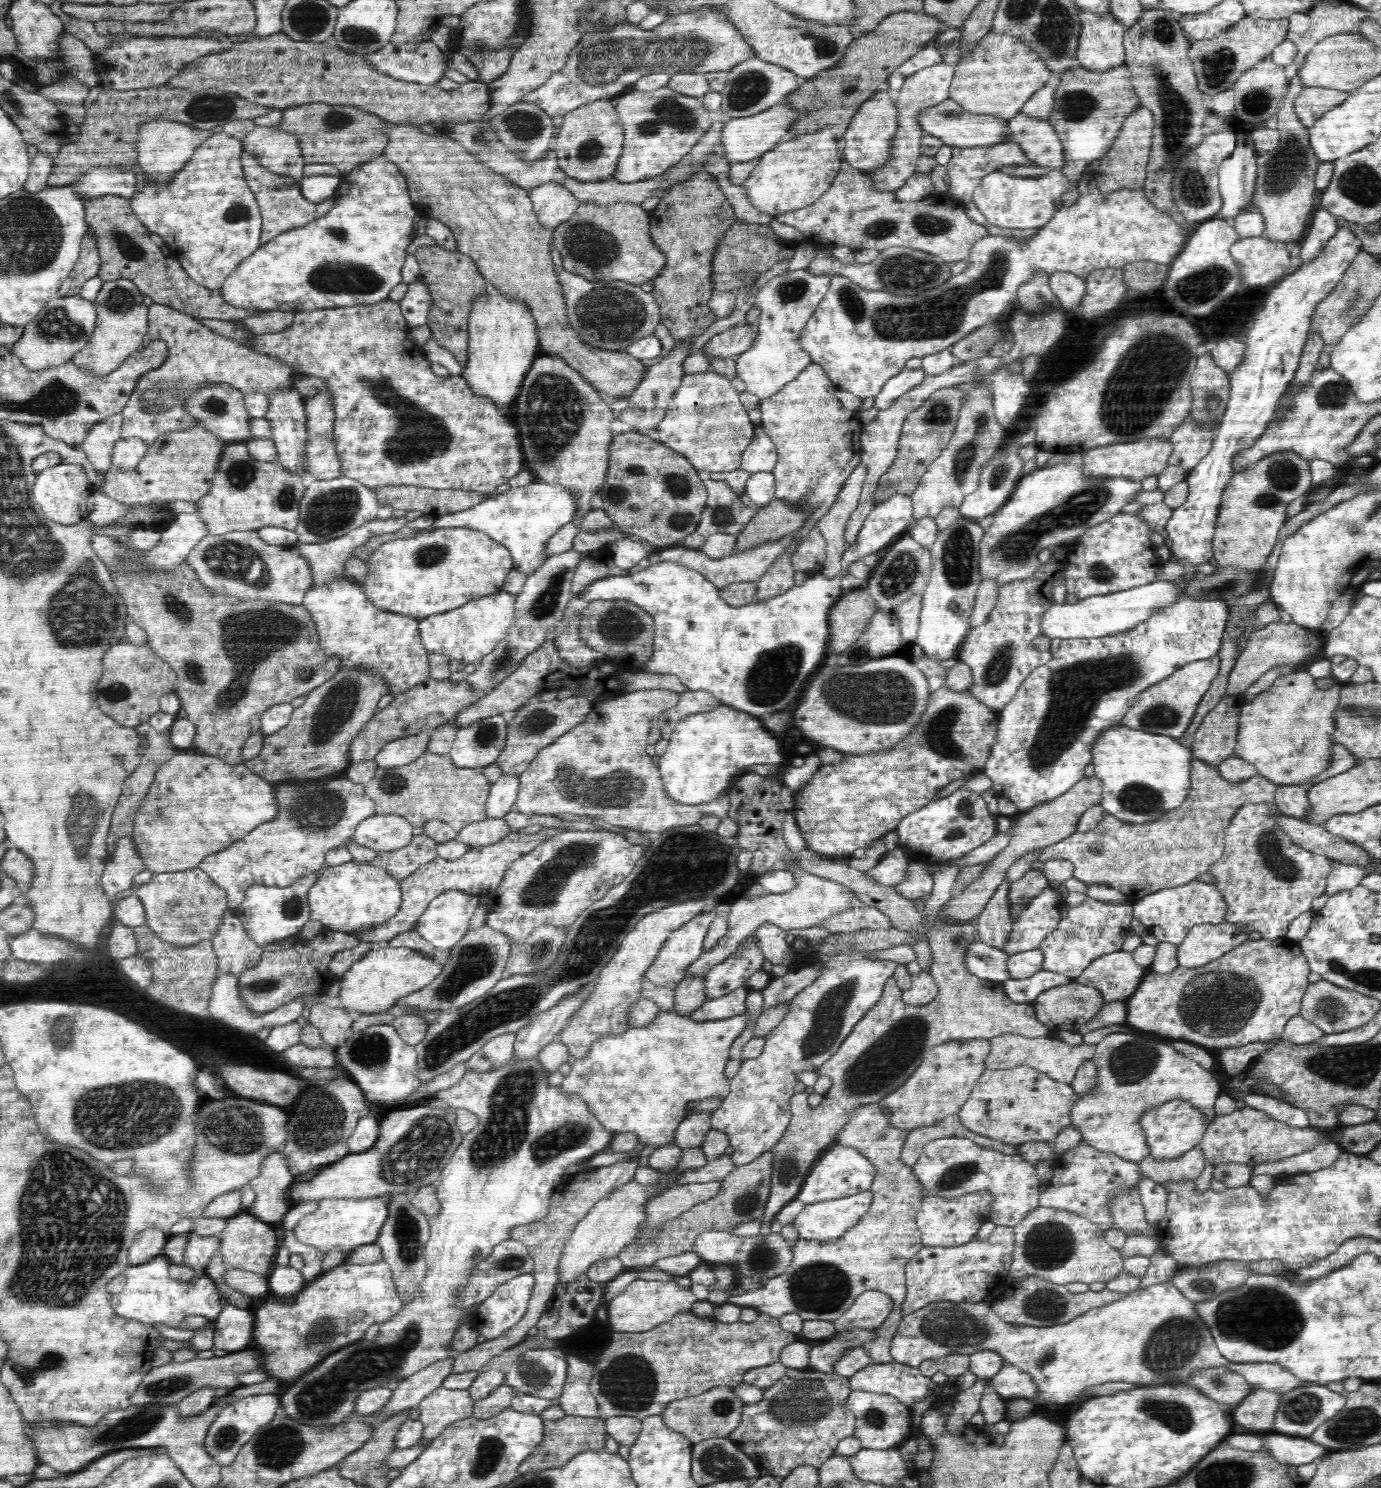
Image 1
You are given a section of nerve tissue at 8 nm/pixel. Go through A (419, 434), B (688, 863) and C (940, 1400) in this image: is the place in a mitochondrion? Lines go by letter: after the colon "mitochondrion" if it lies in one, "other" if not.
A: mitochondrion
B: mitochondrion
C: other

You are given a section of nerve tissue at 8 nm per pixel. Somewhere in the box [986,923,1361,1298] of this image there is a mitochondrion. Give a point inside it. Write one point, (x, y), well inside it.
(1215, 1005)

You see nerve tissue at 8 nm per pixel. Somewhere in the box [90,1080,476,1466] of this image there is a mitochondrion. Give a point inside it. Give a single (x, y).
(336, 1385)

